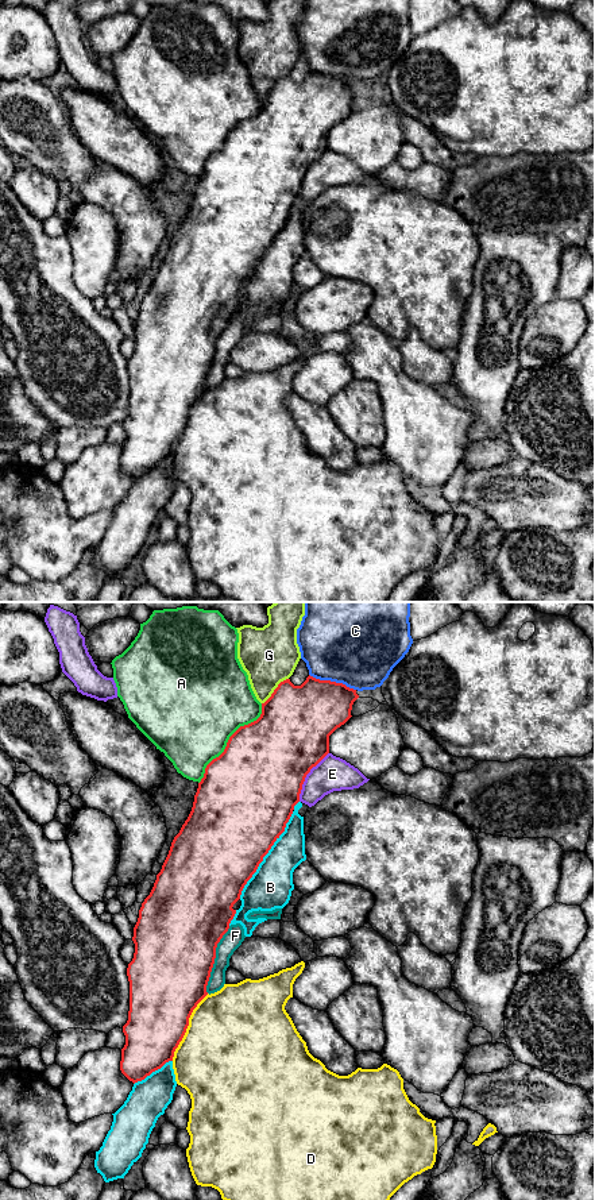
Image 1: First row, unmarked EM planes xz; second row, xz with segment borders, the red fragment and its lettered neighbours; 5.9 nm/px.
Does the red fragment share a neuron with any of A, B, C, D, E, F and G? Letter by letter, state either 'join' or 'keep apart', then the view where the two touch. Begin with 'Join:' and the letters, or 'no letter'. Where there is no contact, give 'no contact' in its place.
Join: B
A: keep apart | xz
B: join | xz
C: keep apart | xz
D: keep apart | xz
E: keep apart | xz
F: keep apart | xz
G: keep apart | xz

